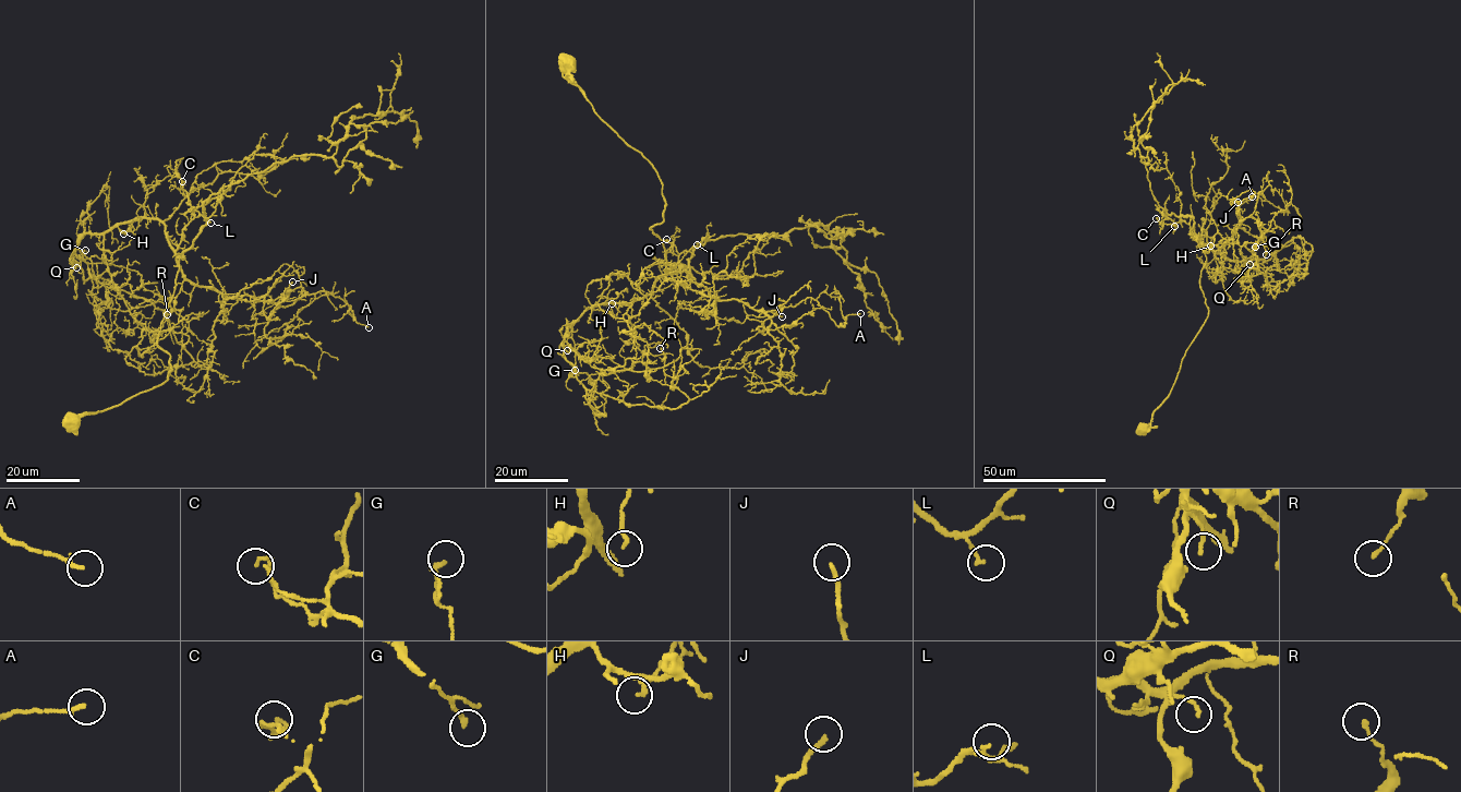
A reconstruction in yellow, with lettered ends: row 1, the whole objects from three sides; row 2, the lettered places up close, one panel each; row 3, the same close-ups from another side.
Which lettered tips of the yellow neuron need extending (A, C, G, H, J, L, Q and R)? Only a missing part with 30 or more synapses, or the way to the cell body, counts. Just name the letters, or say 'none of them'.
J

